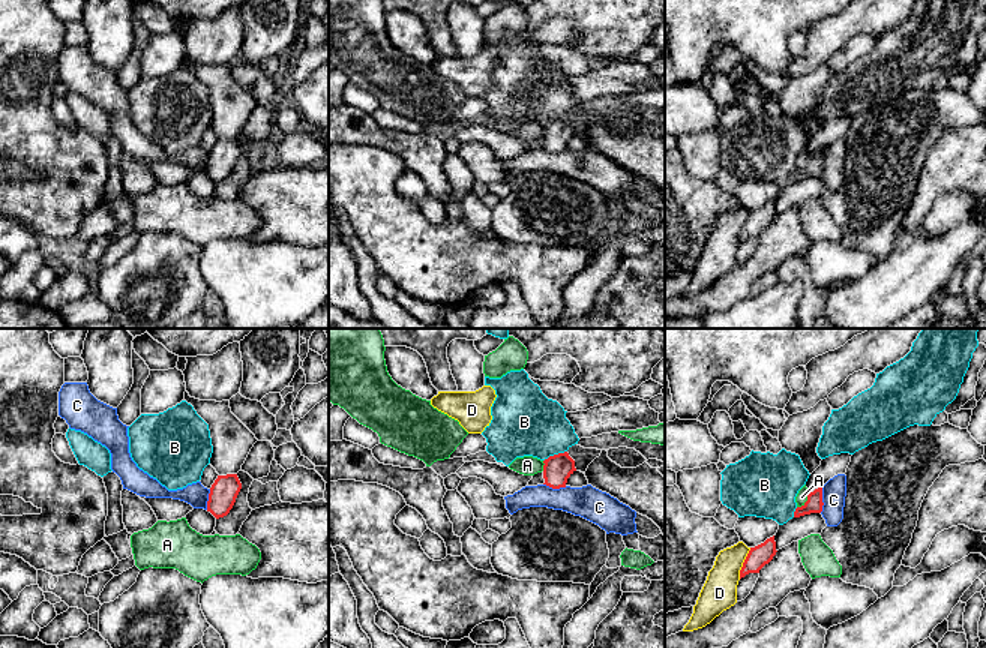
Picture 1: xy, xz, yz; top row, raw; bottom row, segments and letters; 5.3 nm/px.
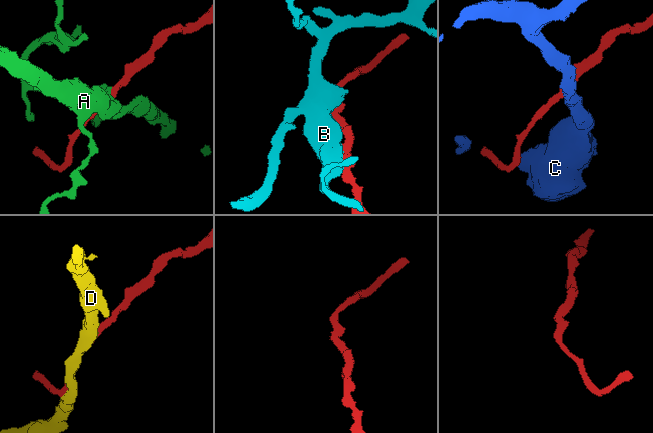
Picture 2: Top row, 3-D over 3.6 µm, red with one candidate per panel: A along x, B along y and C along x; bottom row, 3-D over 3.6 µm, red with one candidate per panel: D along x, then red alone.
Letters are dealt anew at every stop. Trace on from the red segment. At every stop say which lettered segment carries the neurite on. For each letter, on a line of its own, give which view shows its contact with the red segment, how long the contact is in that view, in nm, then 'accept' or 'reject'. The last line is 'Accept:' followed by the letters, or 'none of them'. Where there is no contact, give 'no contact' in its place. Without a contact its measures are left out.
A: meets red in yz; contact 100 nm long; reject
B: meets red in xz; contact 140 nm long; reject
C: meets red in yz; contact 140 nm long; reject
D: meets red in yz; contact 180 nm long; reject
Accept: none of them

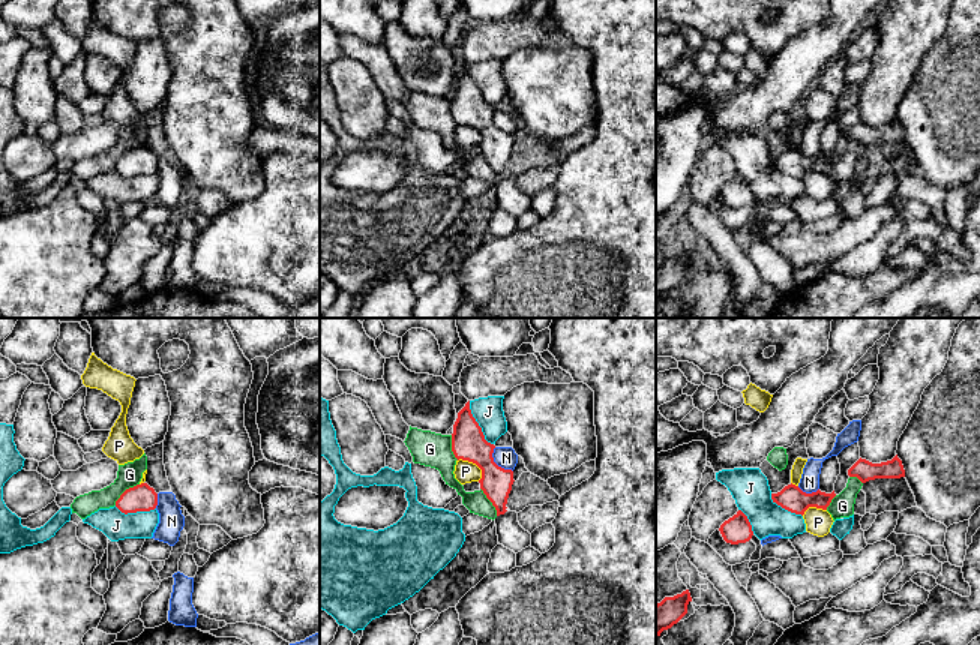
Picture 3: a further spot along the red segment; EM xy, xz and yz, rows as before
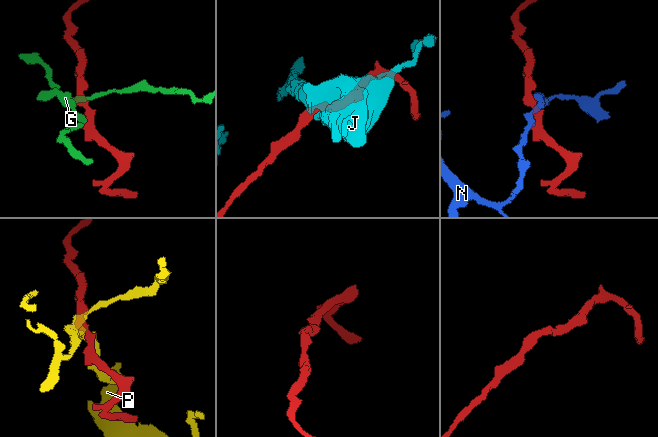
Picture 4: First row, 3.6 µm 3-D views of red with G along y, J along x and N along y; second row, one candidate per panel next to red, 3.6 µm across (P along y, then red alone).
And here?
G: meets red in xy; contact 180 nm long; reject
J: meets red in xz; contact 280 nm long; reject
N: meets red in xz; contact 170 nm long; reject
P: meets red in xz; contact 170 nm long; reject
Accept: none of them

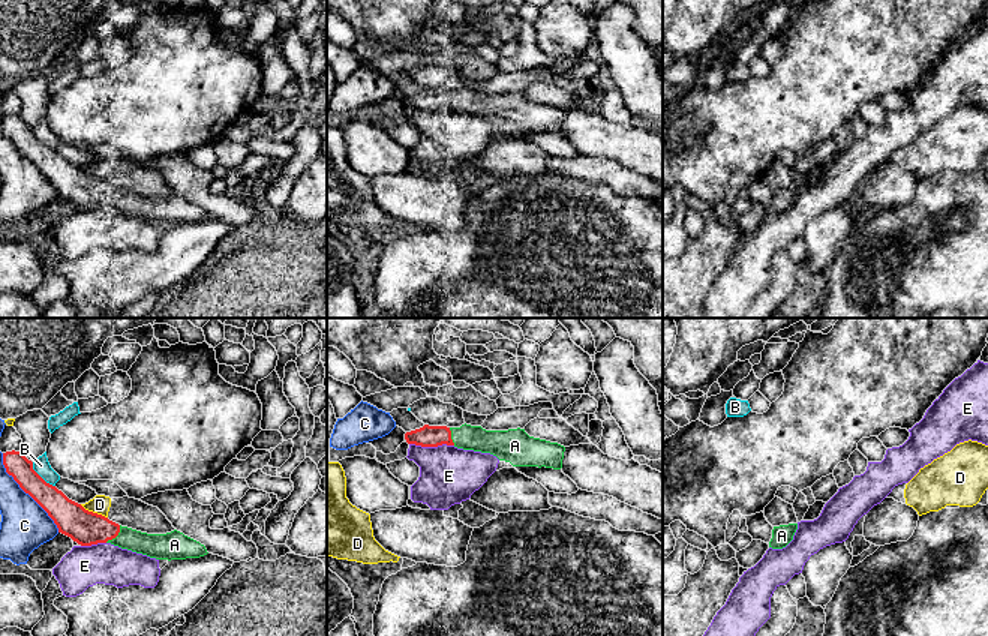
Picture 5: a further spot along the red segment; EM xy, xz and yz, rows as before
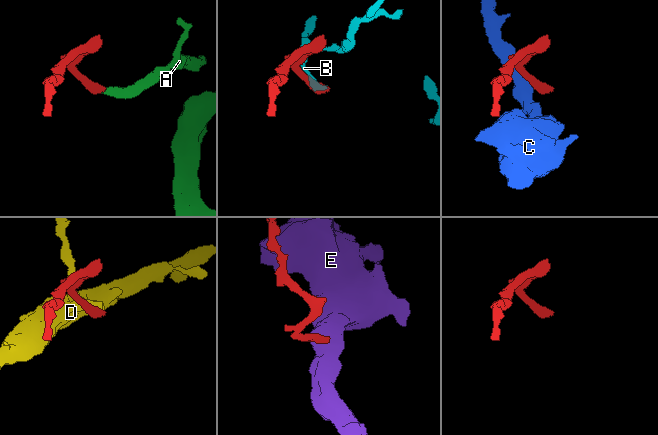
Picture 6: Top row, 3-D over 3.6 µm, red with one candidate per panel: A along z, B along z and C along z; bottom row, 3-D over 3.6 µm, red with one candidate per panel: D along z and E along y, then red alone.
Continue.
A: meets red in xy; contact 130 nm long; accept
B: meets red in xy; contact 180 nm long; reject
C: meets red in xy; contact 500 nm long; reject
D: meets red in xy; contact 170 nm long; reject
E: meets red in xz; contact 240 nm long; reject
Accept: A

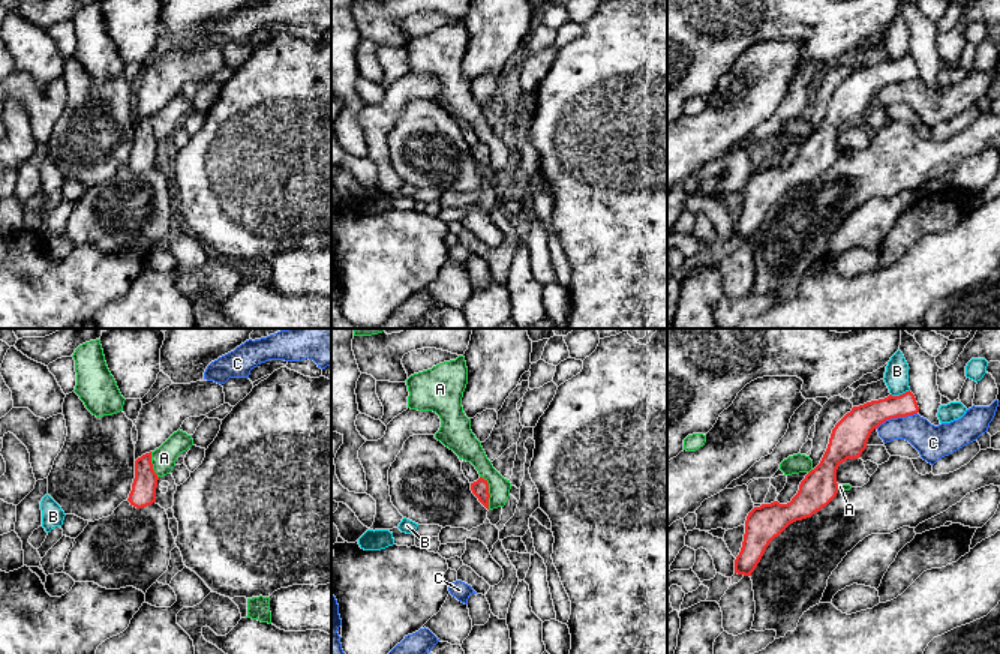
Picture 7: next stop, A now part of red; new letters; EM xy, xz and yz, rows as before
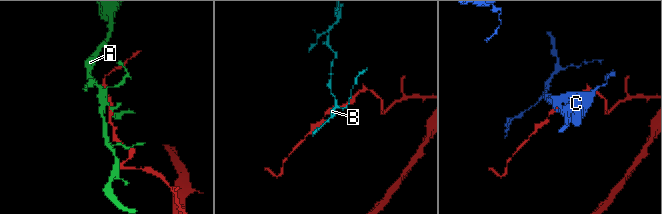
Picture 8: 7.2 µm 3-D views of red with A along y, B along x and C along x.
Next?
A: meets red in xz; contact 190 nm long; reject
B: meets red in yz; contact 110 nm long; reject
C: meets red in yz; contact 240 nm long; reject
Accept: none of them

